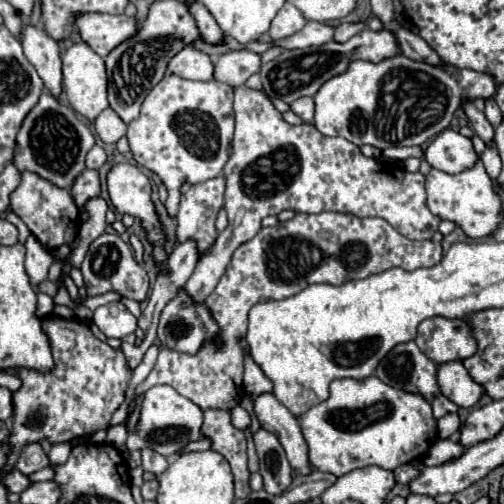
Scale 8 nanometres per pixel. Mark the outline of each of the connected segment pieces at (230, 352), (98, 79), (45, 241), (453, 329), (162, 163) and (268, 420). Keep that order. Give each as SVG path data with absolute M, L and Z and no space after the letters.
M326 211L316 213L316 215L296 213L290 221L278 223L274 227L262 227L254 239L246 241L244 245L240 245L234 251L234 257L232 257L224 277L220 279L216 289L204 301L206 307L212 311L214 319L220 325L222 345L218 347L216 343L204 343L204 347L196 355L184 355L184 353L162 347L154 369L136 387L132 401L128 405L128 415L136 409L138 397L142 397L150 387L162 385L162 383L174 387L182 397L194 401L202 409L228 409L228 411L234 409L240 403L240 397L242 397L242 371L244 371L242 357L244 357L244 349L248 349L246 339L244 339L246 327L248 327L248 311L256 303L266 301L270 297L272 299L292 297L292 295L300 293L302 289L306 289L308 285L314 285L314 283L342 285L348 279L366 279L368 275L382 273L382 271L392 269L392 267L400 267L400 269L406 269L406 271L414 271L418 267L434 267L440 259L442 259L440 243L436 243L436 241L410 241L408 237L400 235L388 221L378 219L378 217L360 219L360 217L346 215L346 213L326 213Z
M84 41L74 43L62 55L62 71L64 71L64 93L68 95L68 101L70 101L72 109L76 113L80 113L82 117L94 121L108 107L108 99L106 99L108 79L106 79L104 59L98 53L94 53L88 43L84 43Z
M22 173L22 181L10 197L10 209L28 225L32 235L36 235L36 239L48 251L58 249L64 243L72 243L80 227L80 213L76 203L72 201L70 191L44 181L44 177L36 177L36 173Z
M426 319L418 325L418 335L414 341L420 351L438 365L448 361L462 361L476 353L472 329L464 319Z
M166 73L148 93L138 119L128 123L128 143L138 165L154 171L168 187L166 209L174 217L179 209L180 187L222 175L230 157L234 135L232 87L220 81L190 81Z
M260 393L252 397L252 403L260 427L274 433L284 447L290 465L302 475L308 475L312 467L308 461L308 445L302 437L298 419L280 401L276 401L272 393Z

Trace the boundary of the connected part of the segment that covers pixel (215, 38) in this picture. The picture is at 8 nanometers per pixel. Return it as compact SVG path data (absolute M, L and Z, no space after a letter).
M196 1L196 3L188 3L188 7L190 7L190 13L194 15L194 19L196 19L196 23L198 23L198 29L200 29L200 35L202 35L202 39L204 41L208 41L208 43L220 43L222 41L222 29L218 27L218 23L214 21L214 17L210 15L210 11L200 3L200 1Z

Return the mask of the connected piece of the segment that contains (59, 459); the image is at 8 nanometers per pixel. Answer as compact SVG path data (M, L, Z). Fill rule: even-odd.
M58 443L58 445L52 445L52 451L50 451L50 455L48 455L50 465L62 465L62 463L68 459L70 449L72 449L70 443Z

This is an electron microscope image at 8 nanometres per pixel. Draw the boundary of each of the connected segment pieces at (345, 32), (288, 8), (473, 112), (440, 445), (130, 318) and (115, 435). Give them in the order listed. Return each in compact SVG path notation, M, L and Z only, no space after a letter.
M358 23L358 25L338 25L336 31L334 31L334 41L344 43L350 37L354 37L356 33L360 33L364 27L366 27L366 23Z
M286 1L284 7L278 11L278 15L272 19L268 33L272 39L284 39L284 37L290 37L292 33L300 31L304 25L306 25L304 15L290 1Z
M464 101L462 109L464 109L464 113L466 113L466 117L468 117L470 125L472 125L472 129L476 131L476 135L478 135L484 143L490 143L490 141L494 139L494 129L492 129L492 125L488 123L488 119L484 117L484 113L478 111L472 101Z
M438 439L430 453L424 457L424 465L426 467L436 467L436 465L442 465L442 463L448 463L456 457L460 457L464 451L464 445L460 445L458 441L452 441L452 439Z
M108 303L94 311L94 323L106 337L122 339L136 331L138 321L136 317L124 307L124 303Z
M120 423L120 425L114 425L108 429L108 437L106 437L106 443L108 445L116 445L116 449L120 449L124 445L128 437L128 429L126 429L126 423Z

